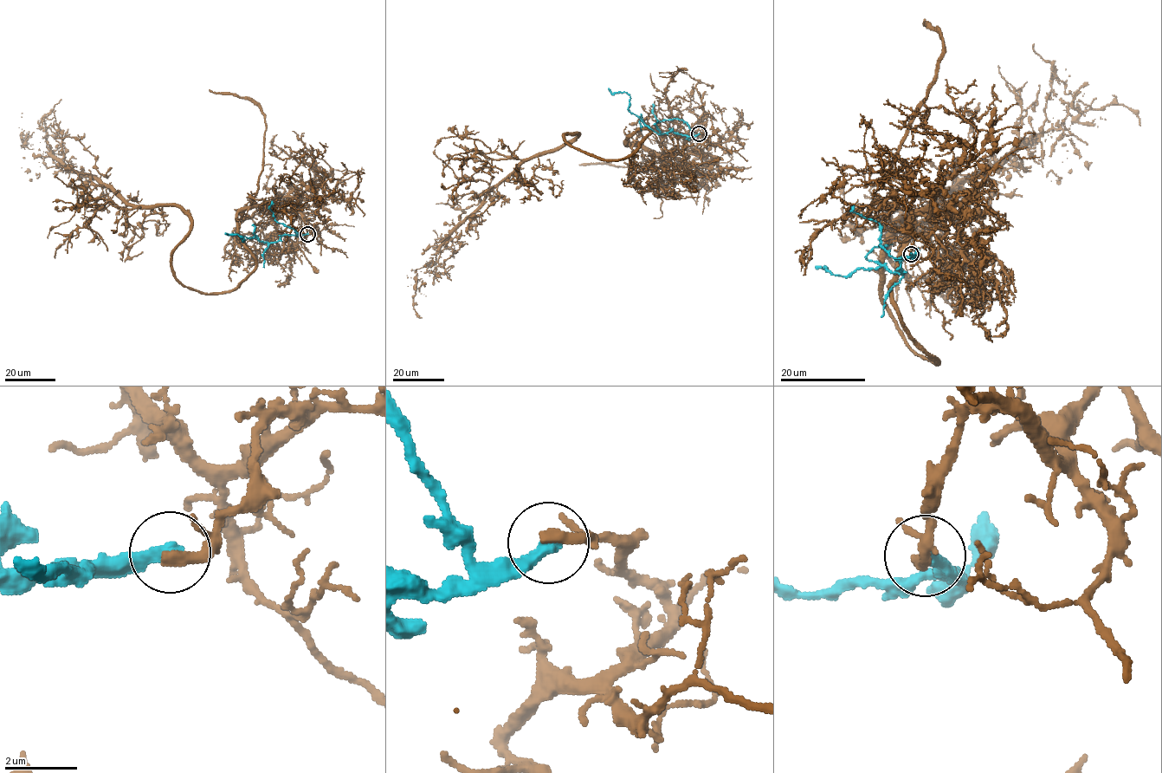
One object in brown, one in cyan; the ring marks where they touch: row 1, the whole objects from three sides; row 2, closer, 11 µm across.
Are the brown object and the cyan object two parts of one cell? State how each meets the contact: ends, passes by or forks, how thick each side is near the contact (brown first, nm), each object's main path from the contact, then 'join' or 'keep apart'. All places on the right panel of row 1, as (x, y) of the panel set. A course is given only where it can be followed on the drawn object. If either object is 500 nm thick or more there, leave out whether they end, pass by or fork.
brown ends there; cyan ends there; 360 nm thick on the brown side, 360 nm on the other; brown runs (910, 255), (938, 216), (913, 218), (891, 286), (933, 364), (881, 296), (898, 220), (1088, 109), (1140, 126); cyan runs (910, 253), (914, 256), (901, 262), (901, 274), (893, 273), (883, 266), (835, 276), (826, 267), (816, 266); keep apart

